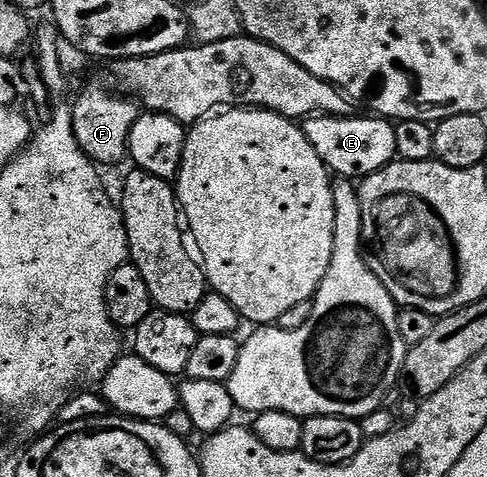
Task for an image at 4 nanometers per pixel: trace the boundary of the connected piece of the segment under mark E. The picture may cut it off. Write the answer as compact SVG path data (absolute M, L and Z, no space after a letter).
M377 115L366 117L307 117L301 122L300 128L308 143L320 155L331 174L338 177L361 179L380 171L397 158L396 131L389 120Z

